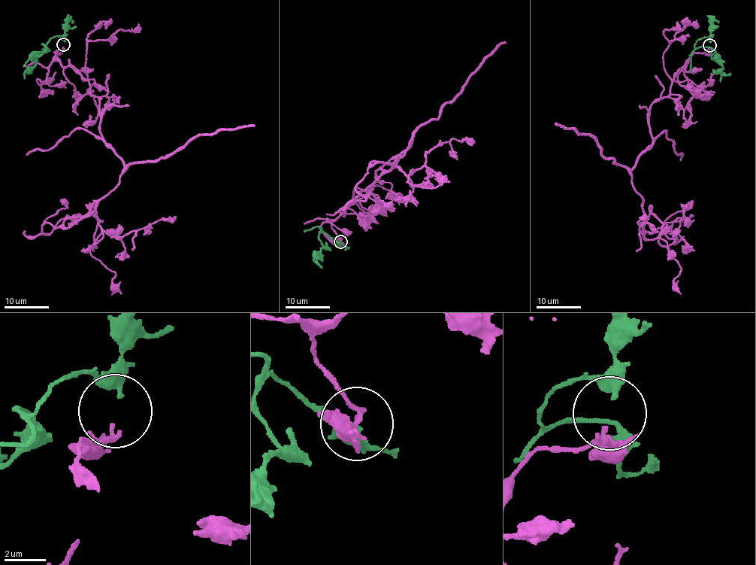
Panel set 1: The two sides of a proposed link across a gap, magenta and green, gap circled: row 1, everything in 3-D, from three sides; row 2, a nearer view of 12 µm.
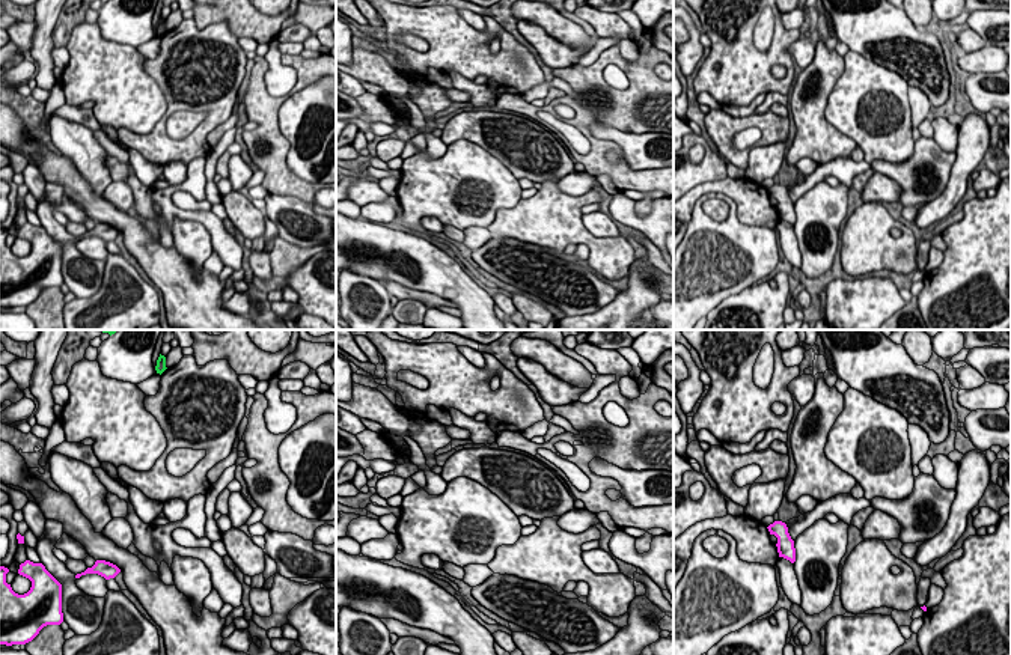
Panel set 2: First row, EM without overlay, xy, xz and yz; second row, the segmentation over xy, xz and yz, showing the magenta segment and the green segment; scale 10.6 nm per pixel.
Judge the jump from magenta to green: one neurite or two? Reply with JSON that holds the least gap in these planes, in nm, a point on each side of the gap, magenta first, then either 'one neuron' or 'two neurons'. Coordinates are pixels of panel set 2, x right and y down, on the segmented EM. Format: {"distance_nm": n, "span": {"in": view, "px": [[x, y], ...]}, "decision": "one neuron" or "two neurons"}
{"distance_nm": 2050, "span": {"in": "xy", "px": [[104, 560], [160, 374]]}, "decision": "one neuron"}

